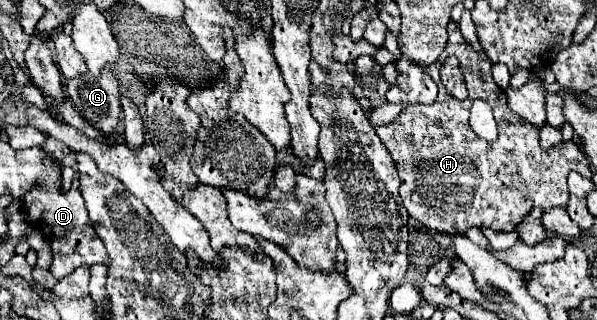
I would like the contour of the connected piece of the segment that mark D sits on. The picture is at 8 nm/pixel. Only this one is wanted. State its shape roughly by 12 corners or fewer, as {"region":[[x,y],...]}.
{"region":[[58,139],[42,145],[48,171],[24,213],[52,247],[50,273],[106,265],[104,243],[80,189],[58,193],[60,165],[76,155]]}

